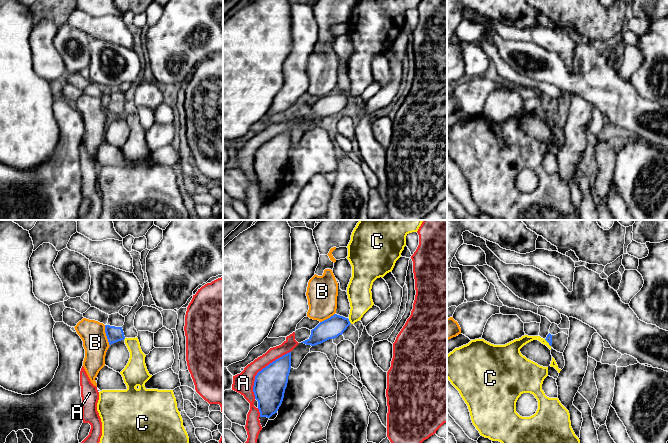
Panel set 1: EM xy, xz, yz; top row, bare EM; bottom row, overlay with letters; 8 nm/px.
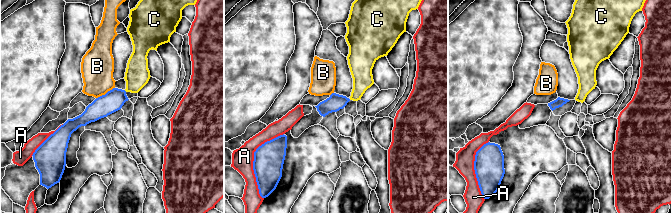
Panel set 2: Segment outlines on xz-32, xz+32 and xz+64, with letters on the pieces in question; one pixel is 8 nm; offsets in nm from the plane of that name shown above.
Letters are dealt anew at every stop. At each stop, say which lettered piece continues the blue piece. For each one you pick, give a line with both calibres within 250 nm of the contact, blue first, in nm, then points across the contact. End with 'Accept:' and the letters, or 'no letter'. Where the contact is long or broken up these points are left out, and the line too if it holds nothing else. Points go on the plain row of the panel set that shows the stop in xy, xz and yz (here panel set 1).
Accept: no letter

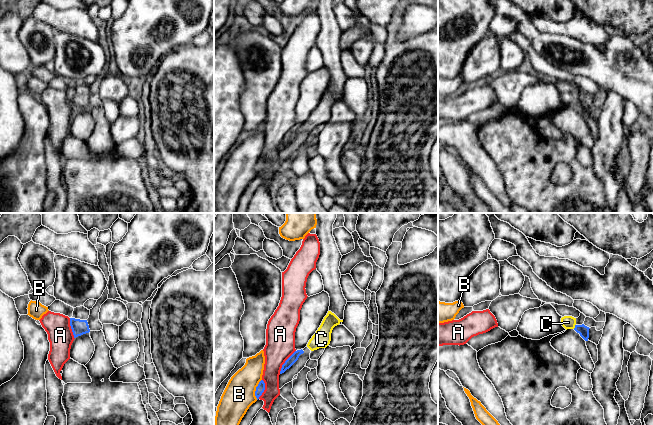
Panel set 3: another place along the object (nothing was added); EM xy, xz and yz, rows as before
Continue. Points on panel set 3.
C: calibres 90 and 110 nm; way yz (583, 106), (575, 102), (568, 98)
Accept: C

